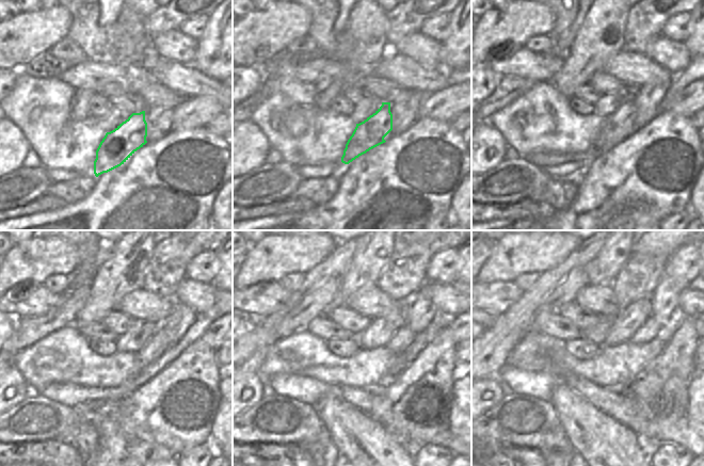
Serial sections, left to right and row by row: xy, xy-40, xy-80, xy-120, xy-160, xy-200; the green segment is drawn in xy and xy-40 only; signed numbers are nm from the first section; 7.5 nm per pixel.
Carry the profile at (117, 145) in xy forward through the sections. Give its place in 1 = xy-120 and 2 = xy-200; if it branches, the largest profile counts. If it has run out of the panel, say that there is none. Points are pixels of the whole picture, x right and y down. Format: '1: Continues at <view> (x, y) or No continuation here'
1: Continues at xy-120 (158, 344)
2: Continues at xy-200 (649, 331).

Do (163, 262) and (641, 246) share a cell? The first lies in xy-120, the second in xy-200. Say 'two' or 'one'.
two

